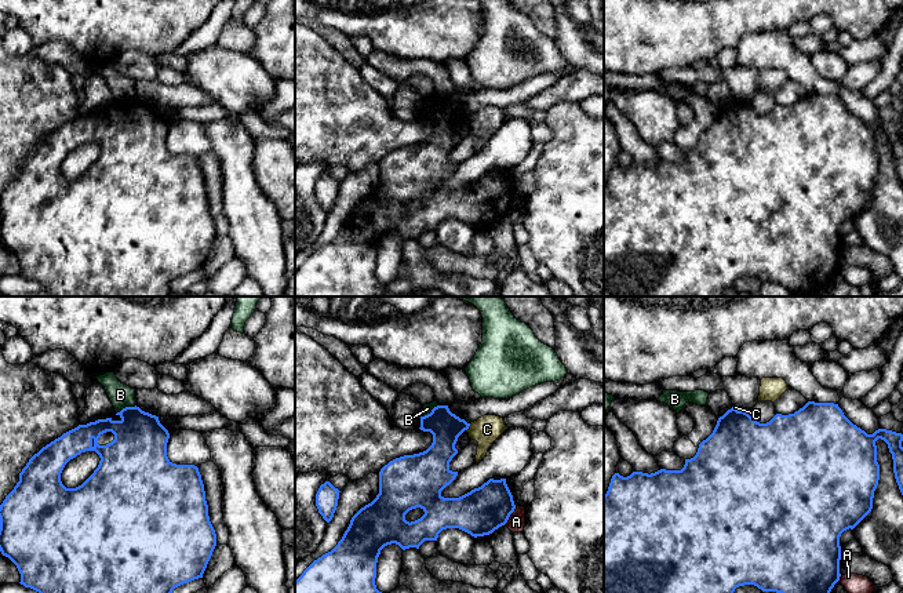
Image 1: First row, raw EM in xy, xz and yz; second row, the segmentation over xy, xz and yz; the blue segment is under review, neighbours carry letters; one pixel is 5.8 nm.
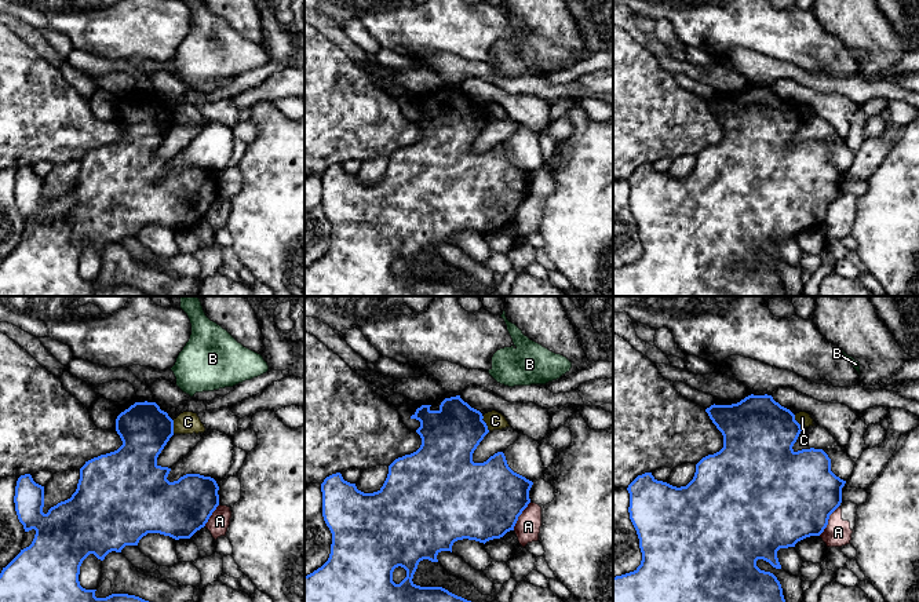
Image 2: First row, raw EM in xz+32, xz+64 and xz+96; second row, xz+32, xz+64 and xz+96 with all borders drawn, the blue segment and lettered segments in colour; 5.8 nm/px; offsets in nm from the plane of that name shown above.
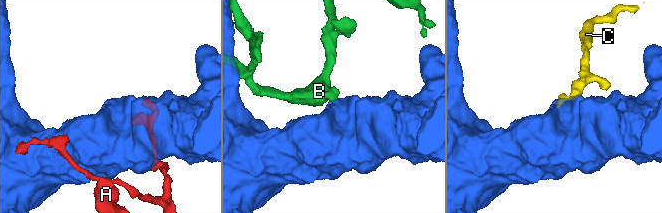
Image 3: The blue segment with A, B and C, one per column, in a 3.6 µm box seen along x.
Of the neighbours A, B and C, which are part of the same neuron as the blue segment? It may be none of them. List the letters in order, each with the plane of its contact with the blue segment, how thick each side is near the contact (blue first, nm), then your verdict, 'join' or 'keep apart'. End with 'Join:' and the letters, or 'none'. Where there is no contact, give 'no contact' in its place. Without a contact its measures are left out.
A: xz | 280/100 nm | keep apart
B: xy | 320/140 nm | keep apart
C: xz | 180/160 nm | keep apart
Join: none

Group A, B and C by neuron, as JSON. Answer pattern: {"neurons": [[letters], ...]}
{"neurons": [["A"], ["B"], ["C"]]}

